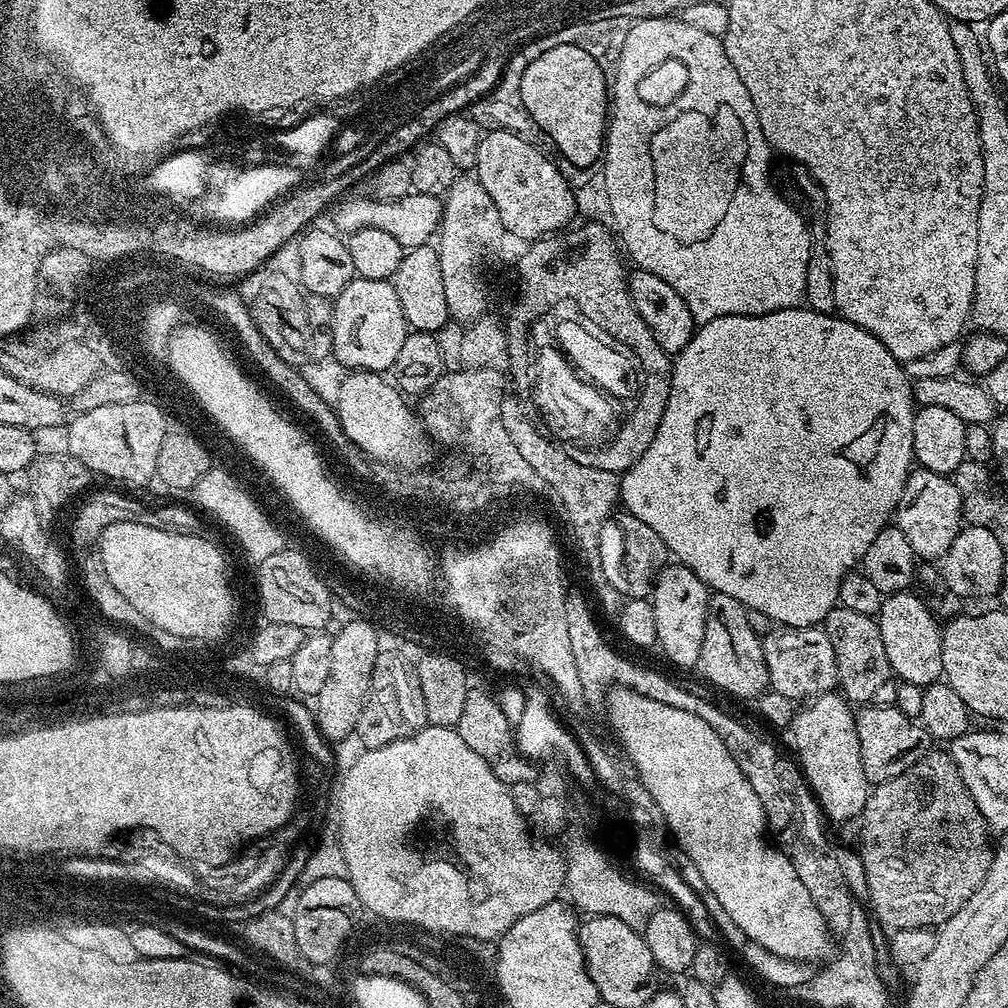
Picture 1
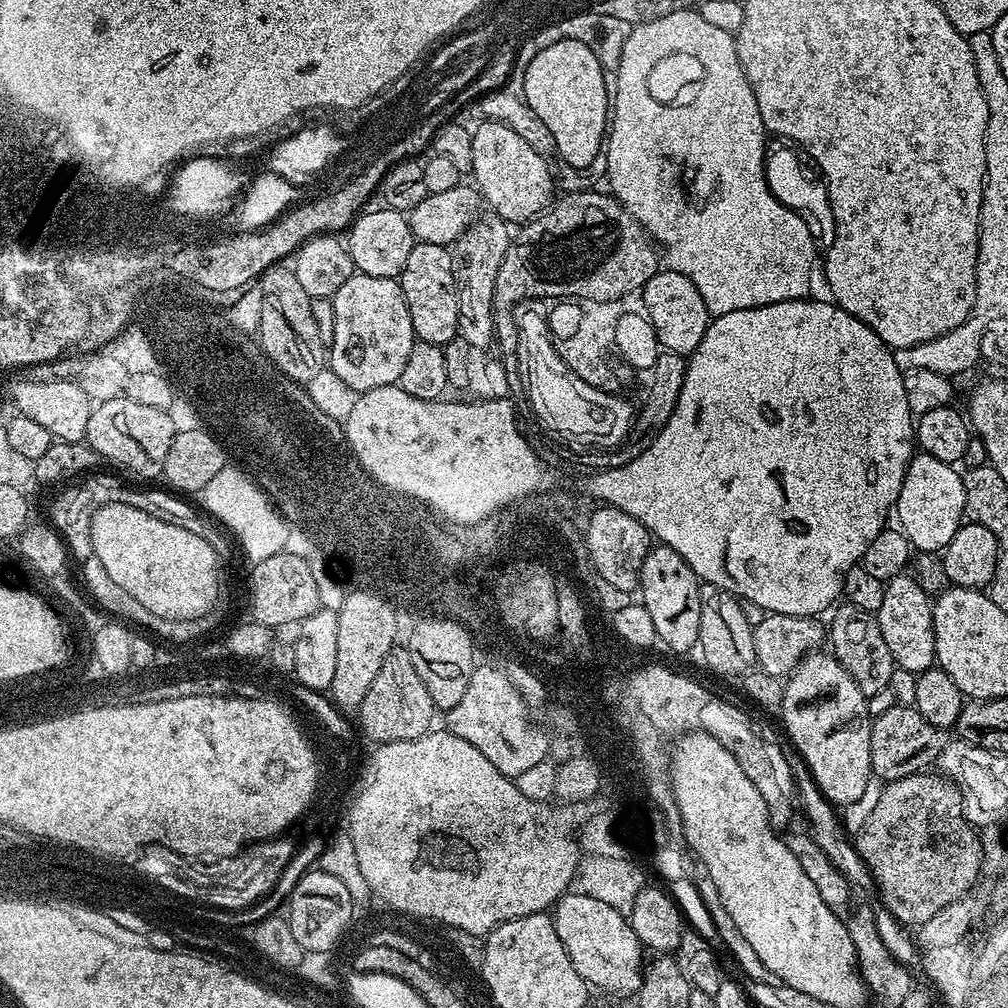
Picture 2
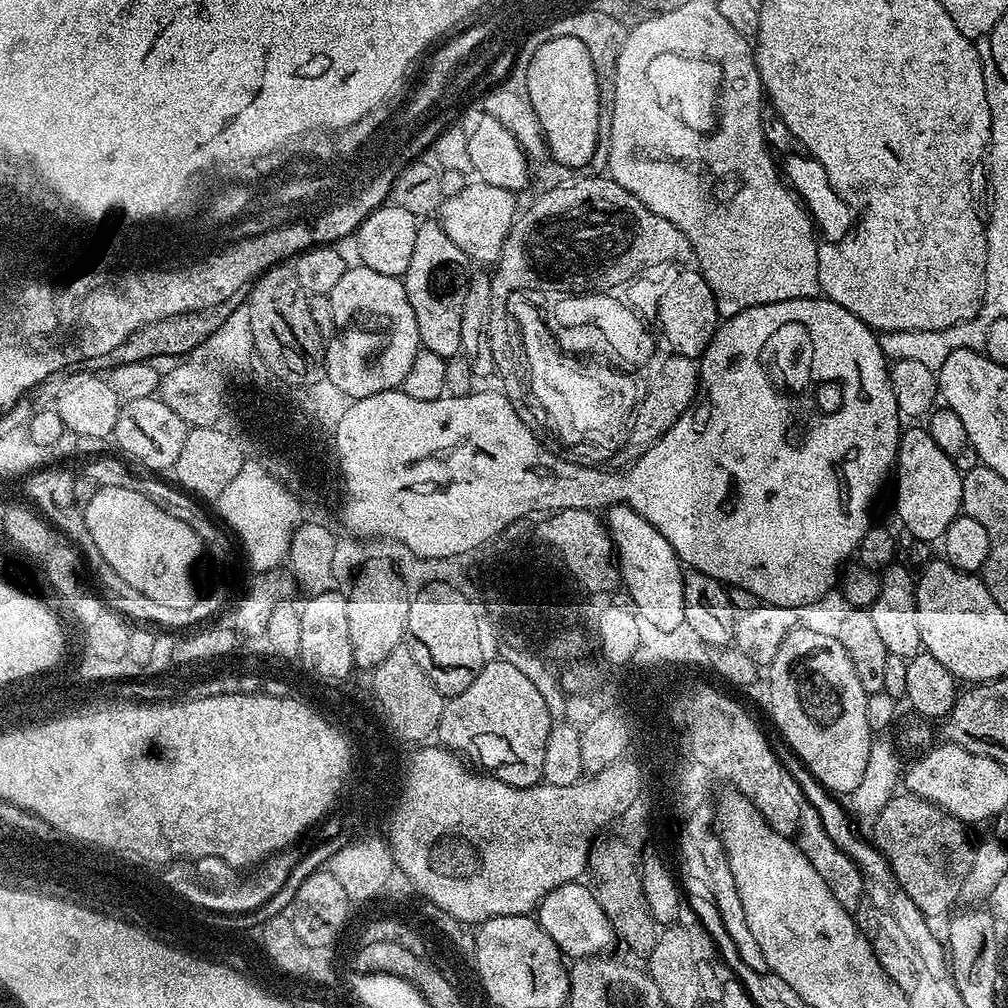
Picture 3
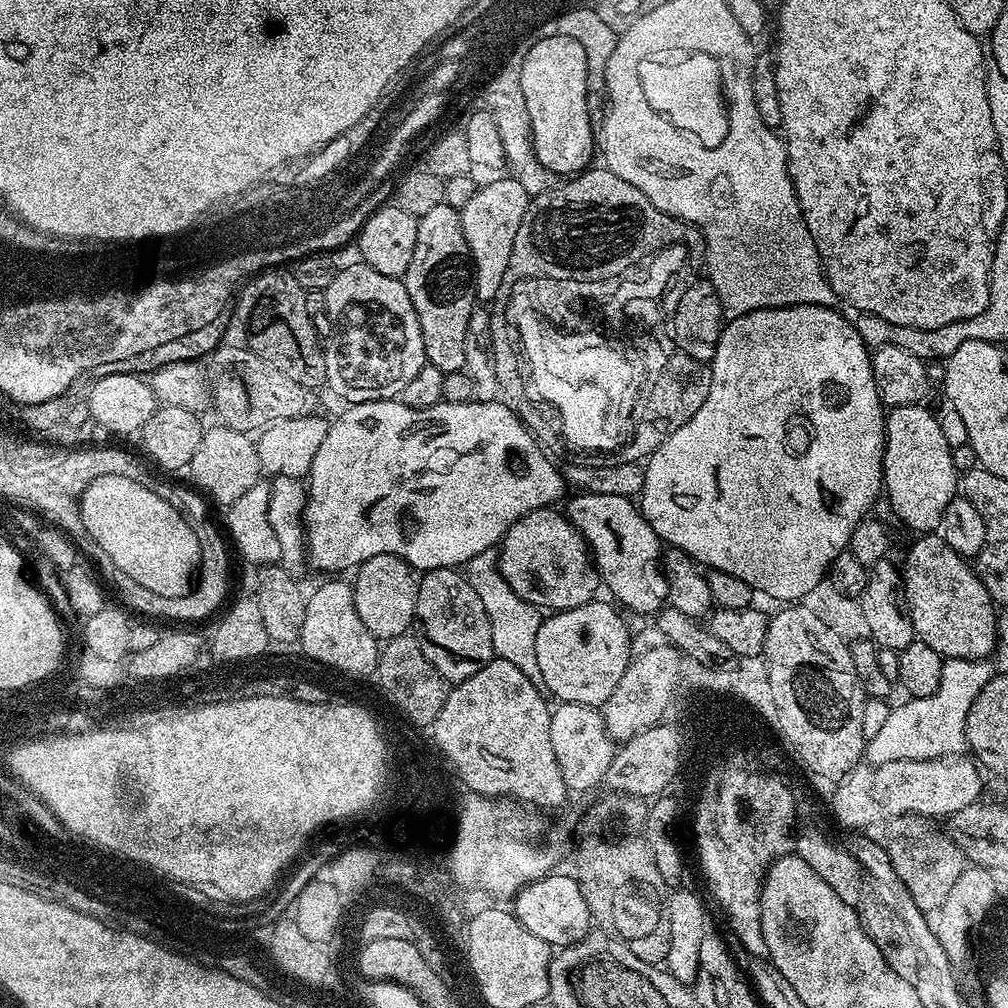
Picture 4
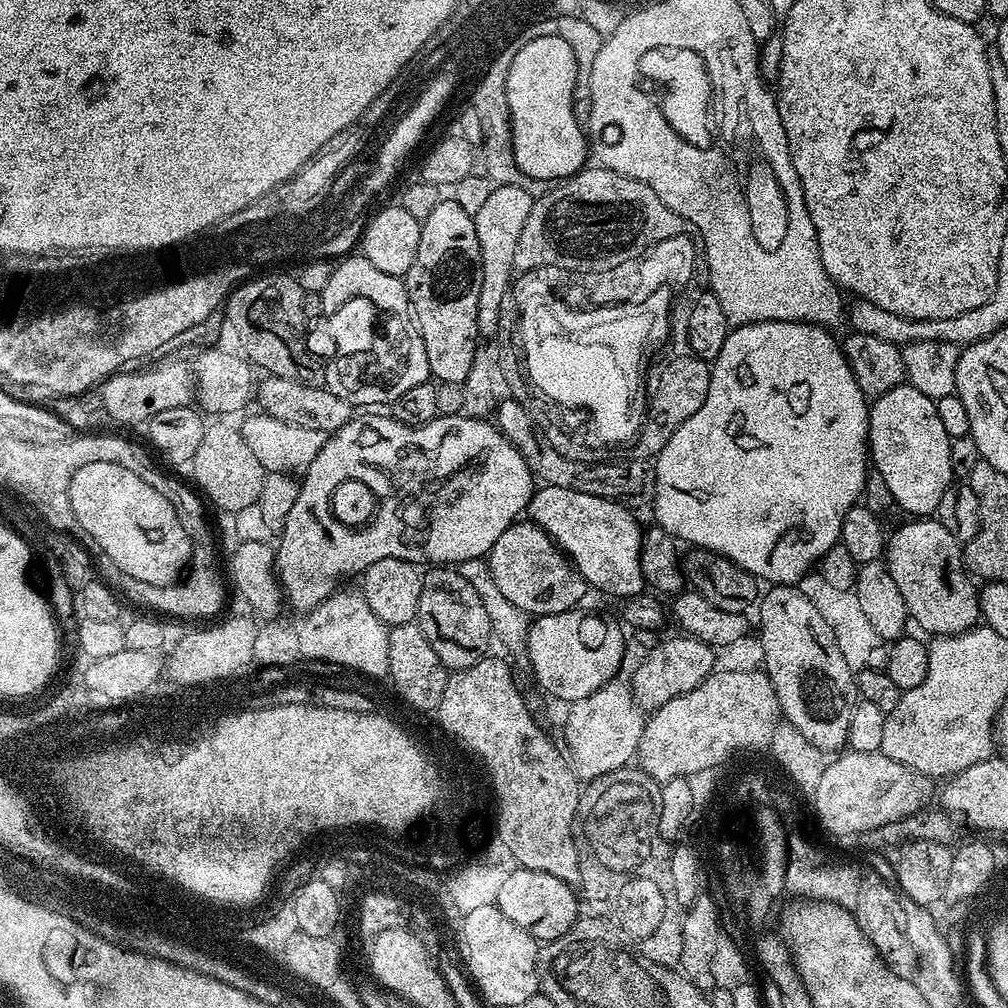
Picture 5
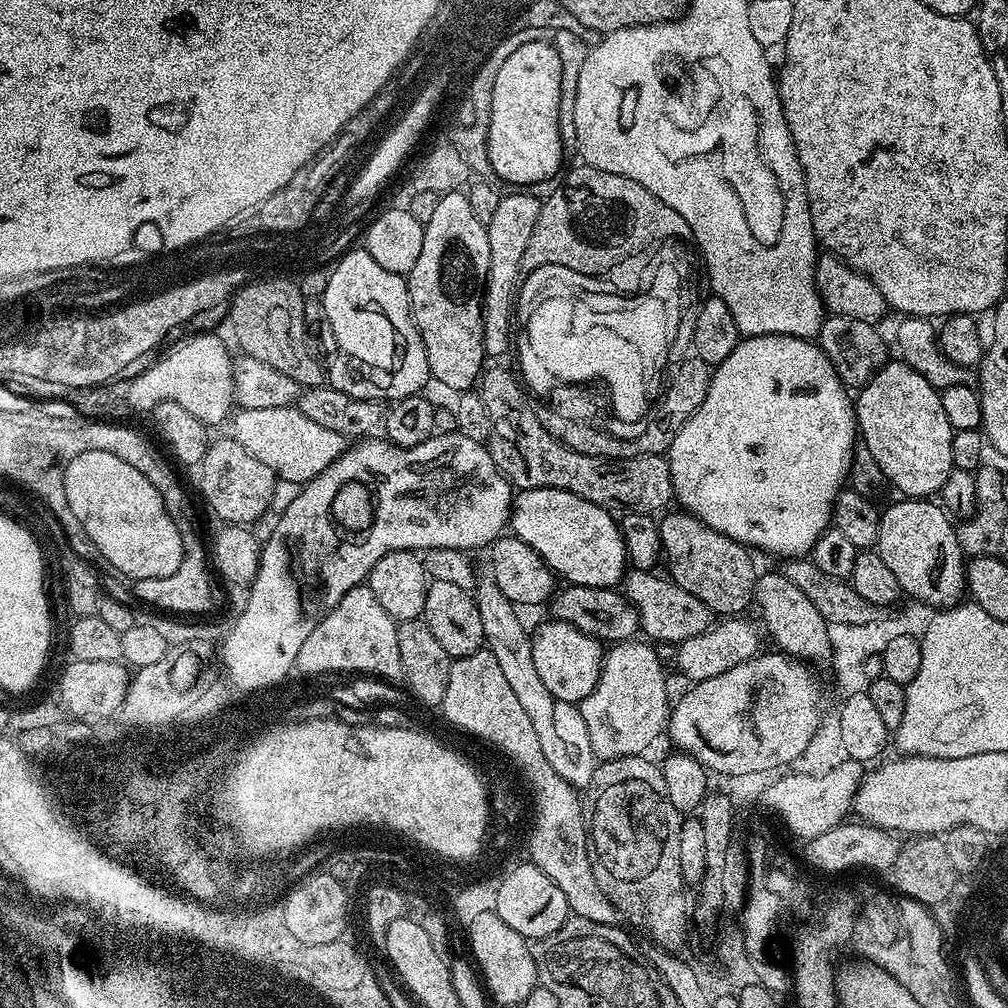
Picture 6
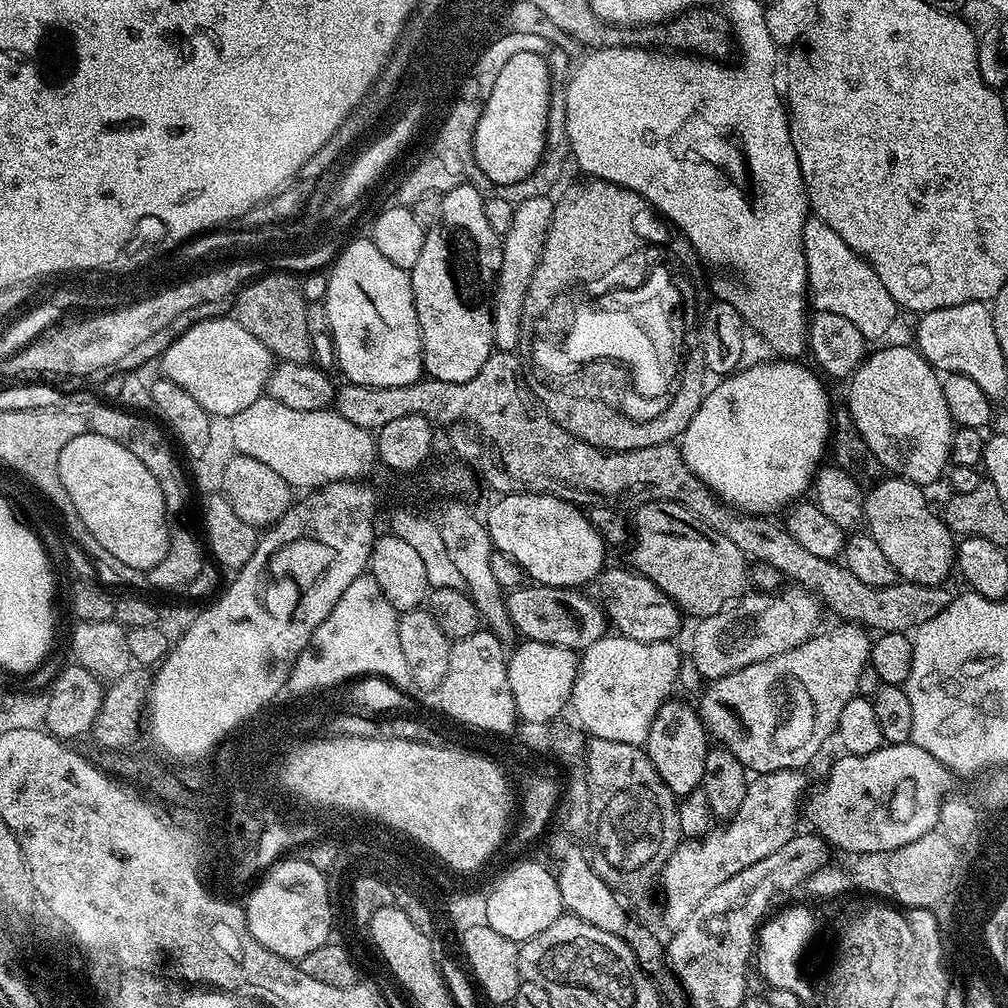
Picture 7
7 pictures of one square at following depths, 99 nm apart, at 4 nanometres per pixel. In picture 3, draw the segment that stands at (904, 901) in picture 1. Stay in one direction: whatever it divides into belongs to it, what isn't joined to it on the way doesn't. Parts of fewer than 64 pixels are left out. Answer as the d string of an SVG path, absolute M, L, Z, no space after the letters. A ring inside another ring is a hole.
M911 794L903 795L893 795L888 805L876 813L871 821L873 824L870 840L889 864L898 888L909 896L910 902L914 902L914 906L922 910L925 916L935 918L942 915L952 903L956 904L961 899L960 887L964 884L966 874L970 874L974 844L973 841L968 841L969 829L963 820L951 816L946 809L922 798Z

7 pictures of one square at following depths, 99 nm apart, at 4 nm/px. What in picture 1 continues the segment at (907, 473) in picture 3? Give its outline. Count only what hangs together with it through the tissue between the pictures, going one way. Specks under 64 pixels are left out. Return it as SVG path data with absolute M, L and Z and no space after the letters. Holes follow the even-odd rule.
M917 467L909 472L902 498L896 507L894 527L906 534L910 550L921 561L936 562L950 550L950 542L960 532L962 517L960 514L960 495L954 482L947 476Z

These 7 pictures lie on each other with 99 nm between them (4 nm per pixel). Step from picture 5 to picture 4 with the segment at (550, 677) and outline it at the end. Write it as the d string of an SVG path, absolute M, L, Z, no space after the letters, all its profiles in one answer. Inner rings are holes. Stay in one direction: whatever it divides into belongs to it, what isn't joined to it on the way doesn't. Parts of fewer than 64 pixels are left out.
M597 598L565 612L553 611L541 619L534 654L538 654L538 670L542 670L548 691L557 701L600 708L626 673L630 659L628 628L617 609L602 600Z

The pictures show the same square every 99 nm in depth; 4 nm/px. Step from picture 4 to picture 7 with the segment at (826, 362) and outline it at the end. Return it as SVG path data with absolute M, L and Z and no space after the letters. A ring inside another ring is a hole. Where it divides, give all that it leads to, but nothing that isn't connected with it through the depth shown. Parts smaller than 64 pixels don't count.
M769 358L763 364L749 364L723 377L717 388L707 389L704 401L679 441L686 466L719 500L737 512L768 518L773 515L771 512L797 503L803 497L800 495L813 487L822 464L820 459L829 451L834 407L828 401L825 381L811 367L800 363L804 362Z

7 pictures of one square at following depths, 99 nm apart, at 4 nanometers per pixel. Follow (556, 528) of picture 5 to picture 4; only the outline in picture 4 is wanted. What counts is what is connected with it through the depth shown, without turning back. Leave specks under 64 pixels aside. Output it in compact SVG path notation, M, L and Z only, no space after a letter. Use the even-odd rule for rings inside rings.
M585 492L576 494L572 501L567 501L566 515L568 520L580 529L584 540L592 553L597 572L605 589L612 591L611 599L617 605L625 604L632 612L649 612L655 614L665 607L668 598L668 583L662 567L662 541L646 522L639 507L629 497L618 494L594 494Z

